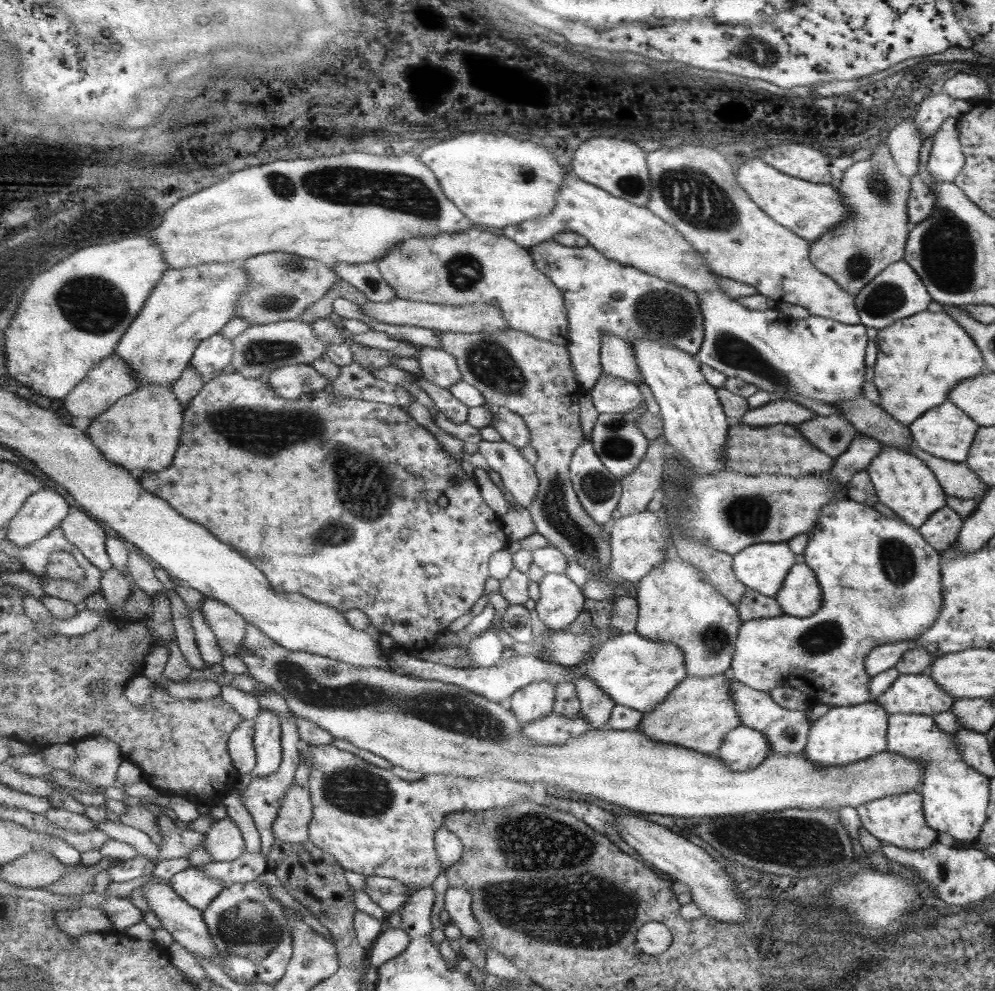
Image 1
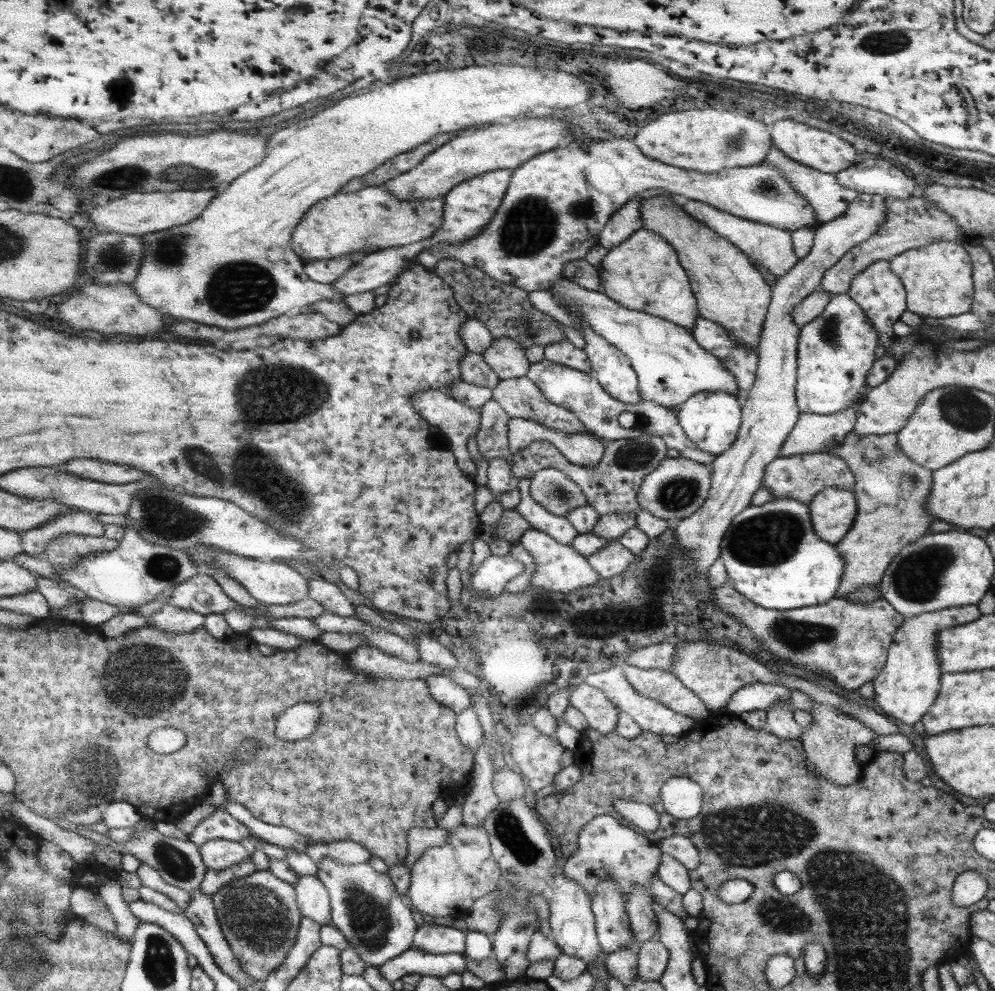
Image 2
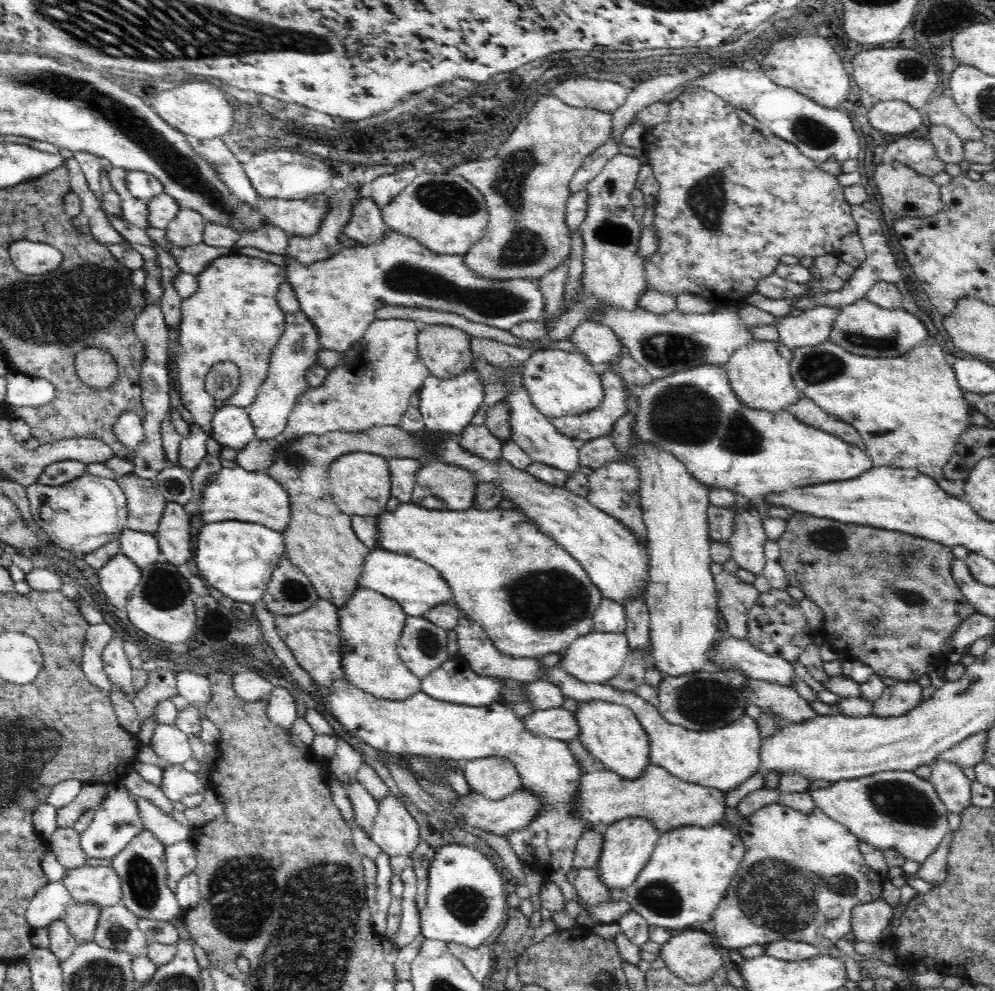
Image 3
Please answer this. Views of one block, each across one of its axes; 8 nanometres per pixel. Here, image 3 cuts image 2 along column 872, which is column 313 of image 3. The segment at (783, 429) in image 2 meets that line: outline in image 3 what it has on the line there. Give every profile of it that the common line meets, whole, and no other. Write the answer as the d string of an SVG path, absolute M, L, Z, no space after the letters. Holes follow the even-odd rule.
M311 194L308 198L294 200L259 196L254 208L291 236L310 236L326 215L326 194Z

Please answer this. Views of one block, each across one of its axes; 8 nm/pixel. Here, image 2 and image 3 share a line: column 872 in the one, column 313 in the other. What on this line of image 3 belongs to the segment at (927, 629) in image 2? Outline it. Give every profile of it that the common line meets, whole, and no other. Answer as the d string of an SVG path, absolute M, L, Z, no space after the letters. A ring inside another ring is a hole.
M313 679L313 684L320 698L313 698L312 696L312 699L316 700L319 709L322 712L328 712L329 716L338 721L349 736L358 739L360 744L372 746L378 752L389 752L398 756L434 757L463 762L488 756L509 758L522 777L523 787L533 790L536 794L541 794L541 798L545 798L545 802L547 802L541 815L530 826L514 831L507 836L519 860L532 871L542 875L546 881L549 880L558 885L566 902L574 901L578 903L581 909L586 910L586 913L598 923L619 923L628 912L632 911L632 906L626 900L618 901L612 898L598 905L586 905L578 897L576 888L566 878L568 872L573 869L574 850L578 838L586 831L586 823L570 813L572 798L574 798L576 788L578 788L578 778L583 772L580 765L576 765L576 759L574 759L574 755L572 755L566 741L538 737L532 735L530 731L526 731L524 725L522 725L522 717L513 711L511 702L507 702L505 698L501 697L488 706L468 706L439 701L422 691L410 694L410 698L404 698L404 700L376 698L373 694L368 694L350 682L342 681L342 679L335 679L330 685L316 683Z

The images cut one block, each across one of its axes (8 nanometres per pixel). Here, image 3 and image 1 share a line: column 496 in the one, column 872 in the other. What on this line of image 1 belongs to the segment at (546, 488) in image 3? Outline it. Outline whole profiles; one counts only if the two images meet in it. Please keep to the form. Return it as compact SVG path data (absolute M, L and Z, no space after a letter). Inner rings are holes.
M886 445L885 448L881 448L877 456L870 461L870 465L865 468L865 472L875 489L878 502L887 506L897 518L915 530L930 514L945 504L946 494L933 472L929 471L920 459L903 452L899 447Z

